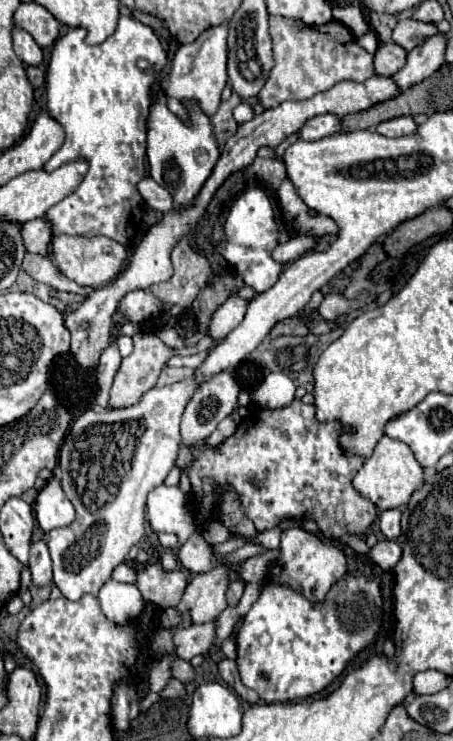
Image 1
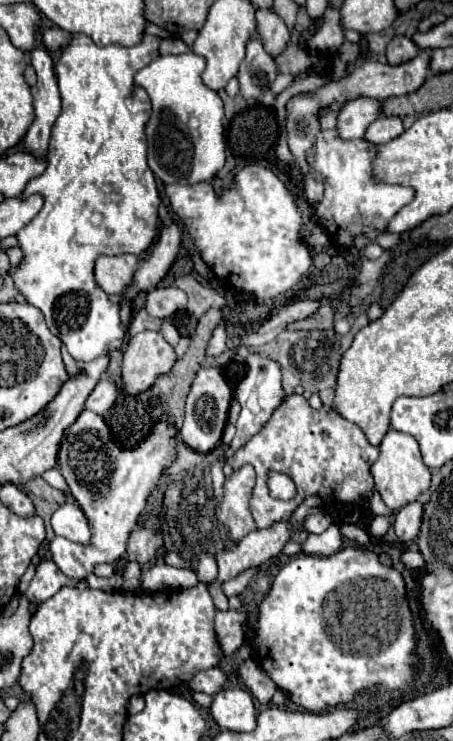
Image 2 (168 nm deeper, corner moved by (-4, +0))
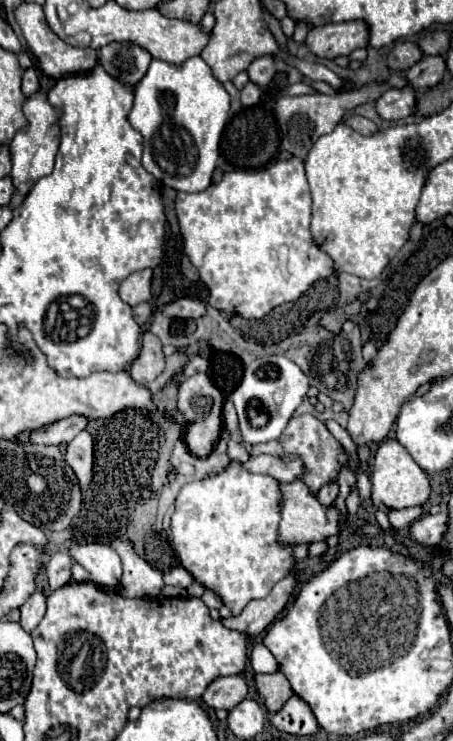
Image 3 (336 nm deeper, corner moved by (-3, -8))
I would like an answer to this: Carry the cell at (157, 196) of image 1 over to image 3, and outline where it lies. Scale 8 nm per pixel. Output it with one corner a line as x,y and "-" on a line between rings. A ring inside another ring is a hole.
295,156
256,170
225,172
221,182
215,182
197,194
179,192
175,210
185,242
185,254
209,288
209,304
227,314
239,314
249,320
263,318
269,310
295,302
317,280
329,278
335,272
333,260
311,238
311,194
303,174
303,160

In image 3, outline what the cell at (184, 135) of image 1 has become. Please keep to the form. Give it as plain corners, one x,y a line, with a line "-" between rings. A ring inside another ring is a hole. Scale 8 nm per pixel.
193,56
183,64
153,60
147,74
135,88
135,104
129,122
143,136
143,168
159,182
173,190
199,192
211,184
211,176
219,158
219,142
229,118
229,94
213,76
211,68
201,56

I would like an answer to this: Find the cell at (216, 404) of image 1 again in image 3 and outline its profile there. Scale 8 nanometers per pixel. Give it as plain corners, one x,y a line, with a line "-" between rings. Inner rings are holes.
195,374
179,384
177,406
179,406
179,410
183,410
183,414
187,414
187,418
191,418
191,426
187,426
187,430
183,434
189,450
199,458
207,456
213,450
213,446
221,434
221,414
223,414
221,392
211,384
207,374

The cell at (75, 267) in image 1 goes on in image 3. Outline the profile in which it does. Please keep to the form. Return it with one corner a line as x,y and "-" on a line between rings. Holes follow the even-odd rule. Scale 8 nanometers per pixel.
145,268
125,278
119,286
119,296
123,298
123,302
127,302
129,306
149,302
151,300
151,276
153,276
153,270

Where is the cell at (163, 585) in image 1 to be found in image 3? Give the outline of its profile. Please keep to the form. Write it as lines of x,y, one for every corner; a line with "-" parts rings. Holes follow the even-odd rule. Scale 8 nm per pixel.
35,592
31,594
31,598
21,606
21,620
19,624
27,630
27,632
33,632
35,626
41,622
45,614
45,596
43,592

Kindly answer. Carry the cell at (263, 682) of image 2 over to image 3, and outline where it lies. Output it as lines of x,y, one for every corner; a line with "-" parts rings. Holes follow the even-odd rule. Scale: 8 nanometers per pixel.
281,672
257,674
255,682
257,682
257,690
259,690
261,698
265,700
265,706
271,714
279,712
285,706
285,702
295,696
291,684
287,682
287,678

